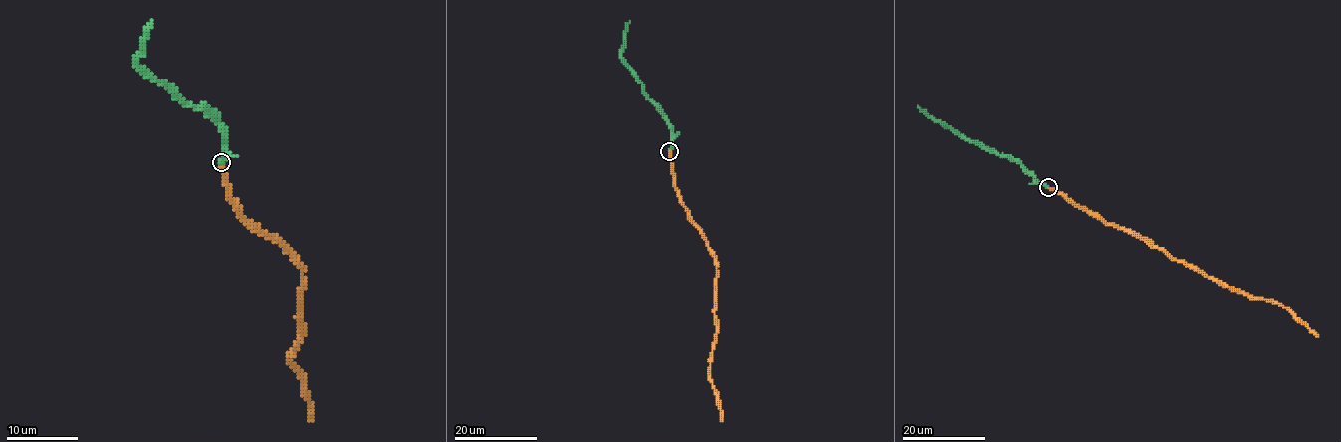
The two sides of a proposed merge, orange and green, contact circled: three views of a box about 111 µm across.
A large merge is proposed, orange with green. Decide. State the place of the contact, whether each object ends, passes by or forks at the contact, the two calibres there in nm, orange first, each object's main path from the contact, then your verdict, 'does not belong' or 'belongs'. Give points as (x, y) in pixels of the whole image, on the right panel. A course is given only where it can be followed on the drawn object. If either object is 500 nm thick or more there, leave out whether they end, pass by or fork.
at (1048, 187); orange ends there; green ends there; 380 nm thick on the orange side, 360 nm on the other; orange runs (1048, 187), (1224, 285), (1276, 302), (1318, 337); green runs (1048, 187), (1006, 156), (971, 143), (930, 117), (918, 106); belongs

